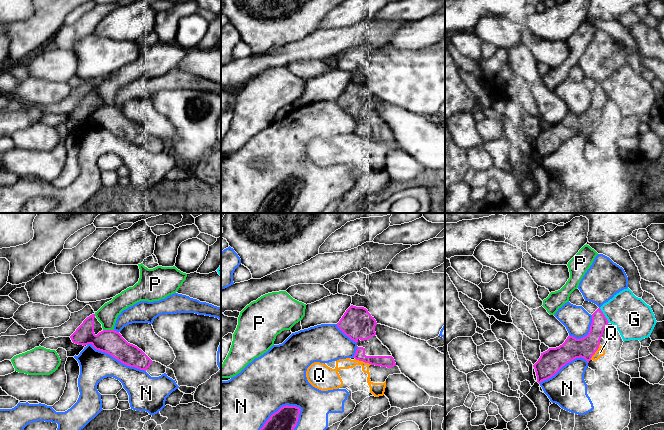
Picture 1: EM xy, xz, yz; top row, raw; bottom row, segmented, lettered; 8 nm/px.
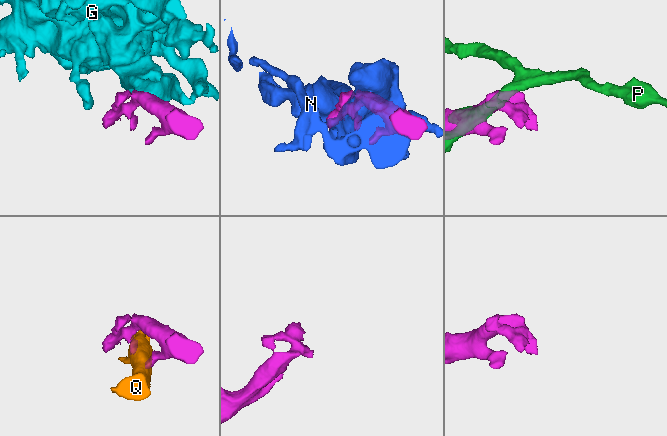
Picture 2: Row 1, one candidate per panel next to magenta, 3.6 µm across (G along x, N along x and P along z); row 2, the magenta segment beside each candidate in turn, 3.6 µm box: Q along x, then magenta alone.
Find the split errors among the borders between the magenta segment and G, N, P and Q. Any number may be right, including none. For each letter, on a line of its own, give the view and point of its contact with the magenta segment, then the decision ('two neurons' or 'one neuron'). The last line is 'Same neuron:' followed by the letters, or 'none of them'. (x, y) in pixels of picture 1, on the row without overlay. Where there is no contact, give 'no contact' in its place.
G: yz (604, 91) | two neurons
N: xz (275, 188) | two neurons
P: xy (108, 106) | two neurons
Q: xz (363, 137) | two neurons
Same neuron: none of them

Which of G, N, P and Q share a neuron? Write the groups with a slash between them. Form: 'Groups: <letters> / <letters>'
Groups: G / N / P / Q

